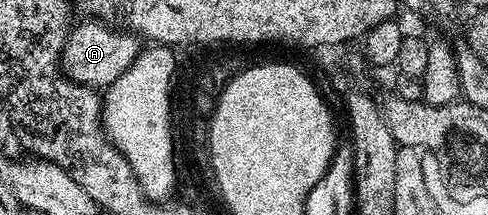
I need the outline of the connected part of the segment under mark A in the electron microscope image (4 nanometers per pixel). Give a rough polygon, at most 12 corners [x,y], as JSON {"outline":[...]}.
{"outline":[[95,19],[73,24],[63,76],[99,90],[134,63],[141,38]]}

